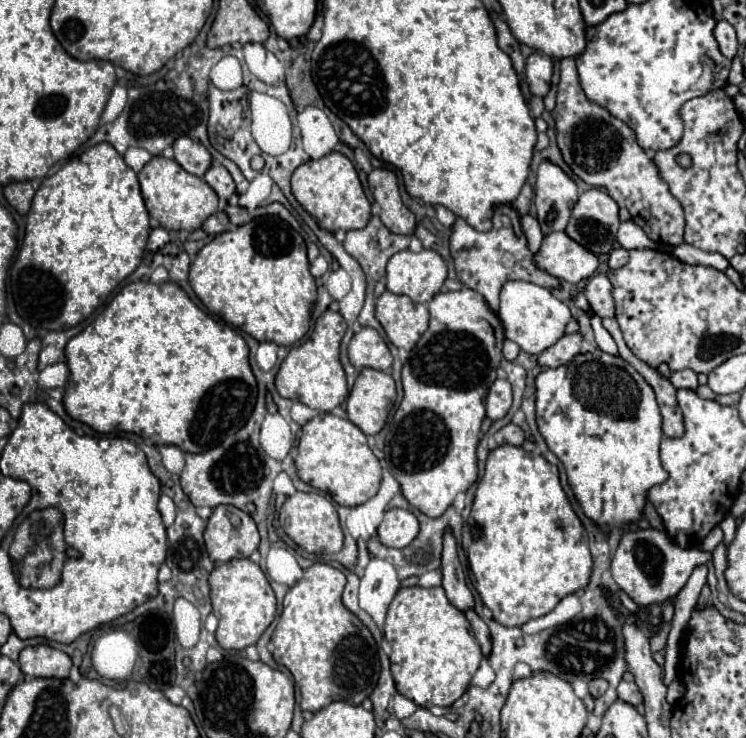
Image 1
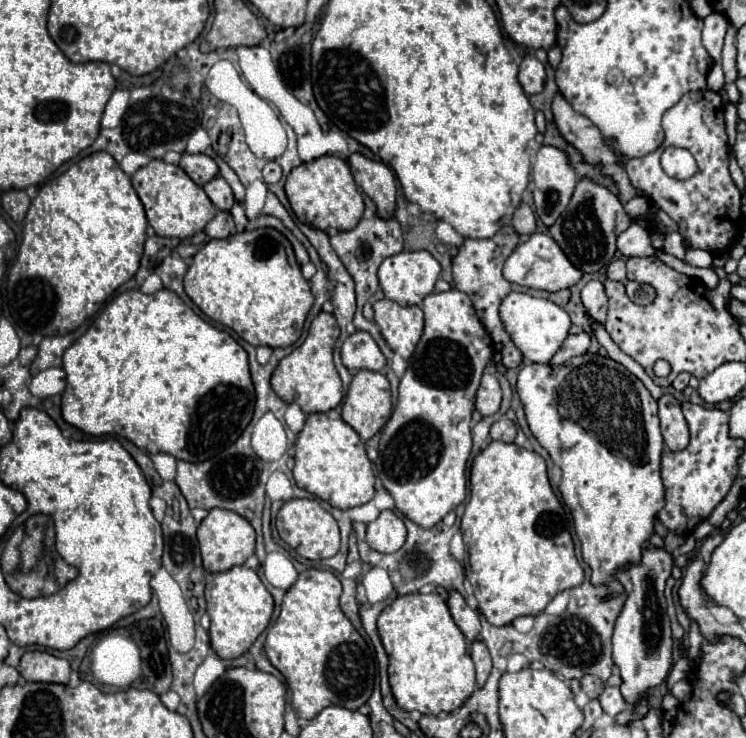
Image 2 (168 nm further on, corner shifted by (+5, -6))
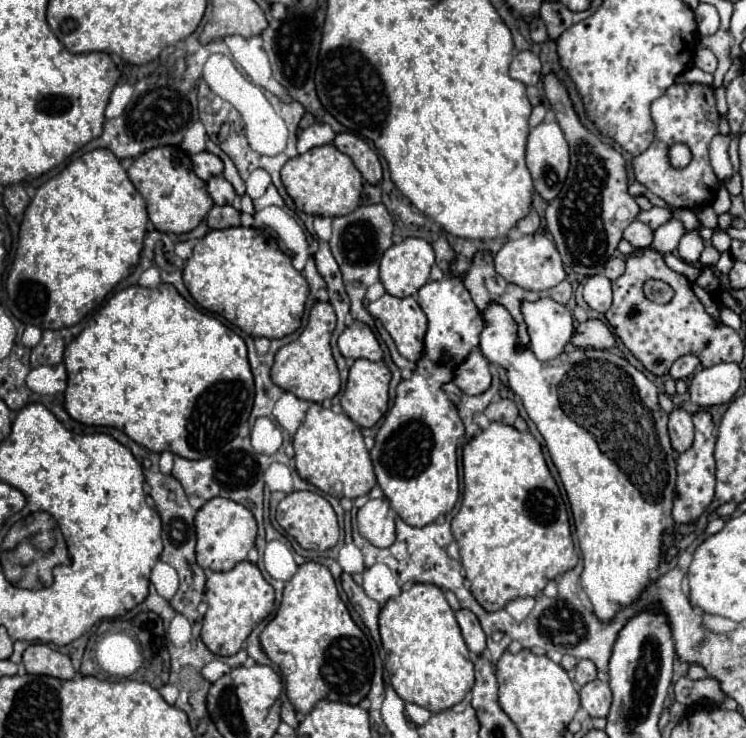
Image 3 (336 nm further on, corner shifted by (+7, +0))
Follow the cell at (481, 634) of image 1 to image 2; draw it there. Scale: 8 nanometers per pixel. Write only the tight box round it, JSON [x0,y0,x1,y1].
[470,641,492,687]

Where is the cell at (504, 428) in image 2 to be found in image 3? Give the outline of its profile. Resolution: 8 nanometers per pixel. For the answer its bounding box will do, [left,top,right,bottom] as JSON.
[484,399,518,425]

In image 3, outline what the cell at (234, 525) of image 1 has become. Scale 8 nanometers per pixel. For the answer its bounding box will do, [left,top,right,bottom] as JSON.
[196,497,256,571]

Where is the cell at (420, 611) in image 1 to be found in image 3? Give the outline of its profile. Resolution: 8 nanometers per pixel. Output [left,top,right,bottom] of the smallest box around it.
[380,583,474,713]

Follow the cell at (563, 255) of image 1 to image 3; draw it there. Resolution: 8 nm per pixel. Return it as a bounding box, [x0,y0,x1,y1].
[494,233,566,291]

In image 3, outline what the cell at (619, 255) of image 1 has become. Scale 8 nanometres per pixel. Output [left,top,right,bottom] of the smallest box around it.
[606,257,624,279]

